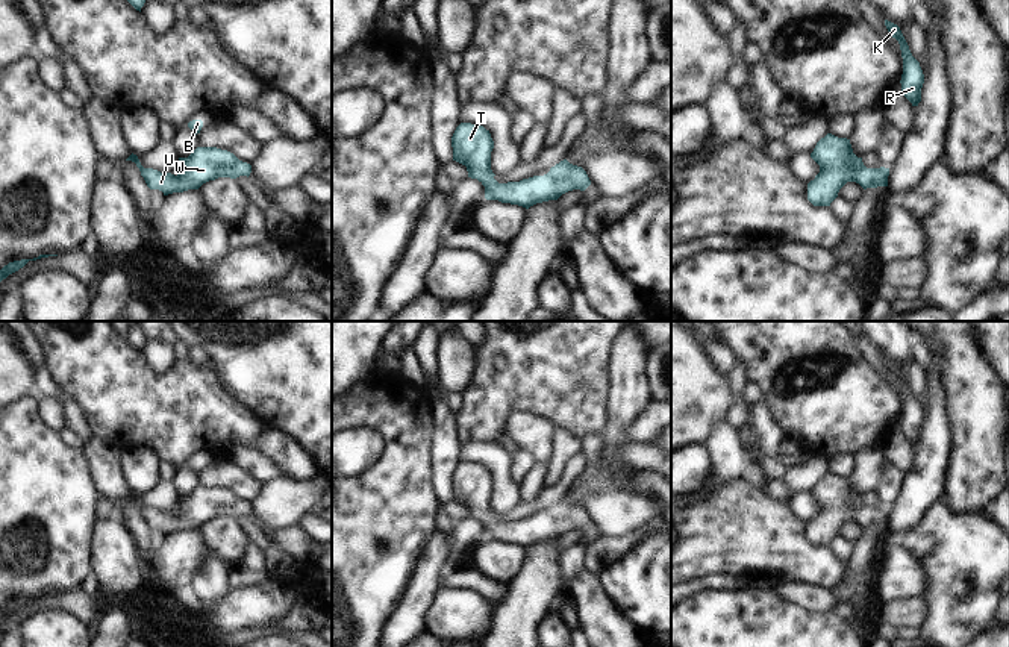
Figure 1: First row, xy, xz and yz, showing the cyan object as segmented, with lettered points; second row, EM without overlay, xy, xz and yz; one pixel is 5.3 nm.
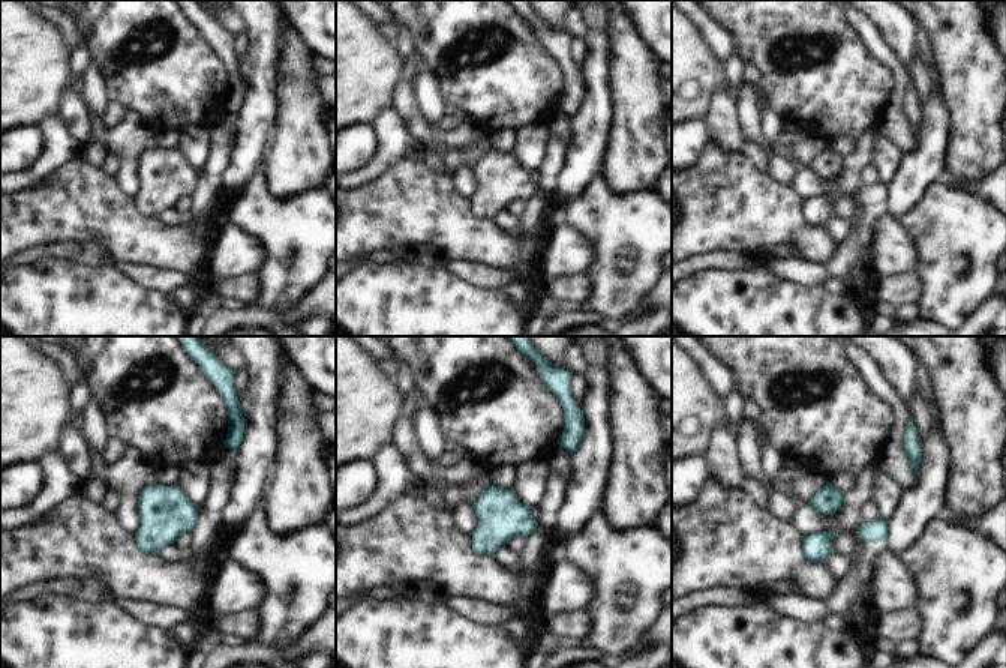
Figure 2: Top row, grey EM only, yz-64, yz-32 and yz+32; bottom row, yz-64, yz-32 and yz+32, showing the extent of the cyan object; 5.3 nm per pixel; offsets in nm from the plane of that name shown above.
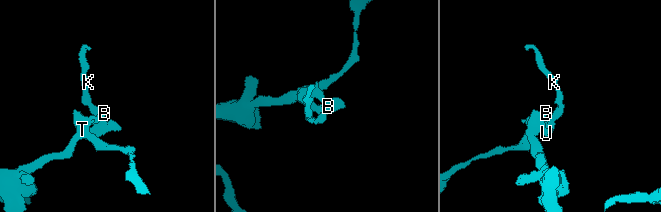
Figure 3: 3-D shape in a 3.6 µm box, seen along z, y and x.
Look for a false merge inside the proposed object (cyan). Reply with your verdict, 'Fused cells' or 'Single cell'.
Single cell

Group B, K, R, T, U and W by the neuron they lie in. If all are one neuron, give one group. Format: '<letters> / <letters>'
B K R T U W

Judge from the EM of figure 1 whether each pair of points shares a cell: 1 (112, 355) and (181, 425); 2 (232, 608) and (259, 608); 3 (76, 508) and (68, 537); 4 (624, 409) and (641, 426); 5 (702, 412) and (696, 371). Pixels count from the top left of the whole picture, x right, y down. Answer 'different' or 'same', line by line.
1: same
2: same
3: same
4: different
5: same

